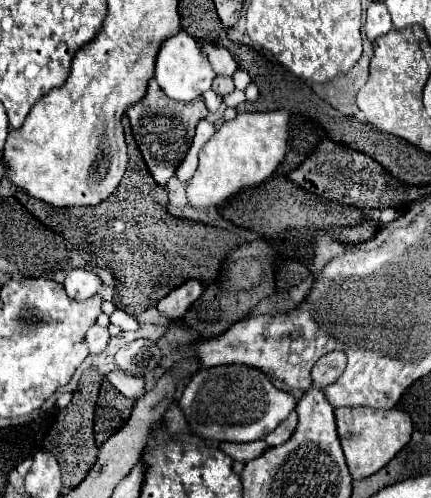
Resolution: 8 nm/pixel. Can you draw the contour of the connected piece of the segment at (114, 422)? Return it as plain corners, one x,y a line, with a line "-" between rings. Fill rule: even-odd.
106,379
102,381
98,405
96,405
96,417
94,417
94,433
96,439
108,439
114,435
130,417
134,399
126,399
120,391
116,391

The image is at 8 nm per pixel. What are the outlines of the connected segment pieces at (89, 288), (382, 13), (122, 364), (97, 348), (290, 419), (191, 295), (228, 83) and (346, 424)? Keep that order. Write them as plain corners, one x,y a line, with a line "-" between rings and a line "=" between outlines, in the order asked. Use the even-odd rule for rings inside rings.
72,269
70,273
66,273
66,279
62,285
68,291
68,295
72,295
72,299
82,301
82,299
88,299
100,291
102,279
98,275
94,275
92,271
=
370,3
366,9
366,25
364,25
366,37
370,41
374,41
380,35
386,35
390,29
392,29
392,19
390,19
386,5
384,3
=
144,337
124,345
114,355
116,365
126,375
132,375
132,377
146,377
150,371
154,371
158,367
160,359
162,359
160,347
154,341
144,339
=
92,325
92,327
88,329
88,333
86,333
86,345
88,345
88,349
90,349
92,355
94,355
94,353
102,353
102,351
106,349
108,339
110,339
108,329
104,329
104,327
100,327
100,325
=
292,411
270,435
266,435
266,443
270,445
270,447
274,447
274,445
282,445
282,443
286,443
288,439
290,439
290,435
294,433
294,429
296,429
296,423
298,423
298,415
296,415
296,411
=
186,281
184,285
180,285
178,289
174,289
164,299
158,301
158,311
166,315
170,321
182,319
190,305
202,295
202,291
204,287
200,281
=
216,77
214,79
214,87
212,87
218,95
228,95
228,93
232,93
234,91
234,83
232,83
232,79
224,79
224,77
=
338,407
334,411
342,451
348,461
350,475
364,479
380,471
412,437
412,419
398,409
368,409
368,407

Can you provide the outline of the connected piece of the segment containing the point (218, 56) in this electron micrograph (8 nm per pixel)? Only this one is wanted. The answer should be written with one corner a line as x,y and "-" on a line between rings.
210,43
202,45
202,49
204,49
204,53
208,55
208,59
210,59
210,63
212,63
214,71
216,71
218,75
232,77
232,75
236,73
236,69
238,69
238,63
232,59
232,55
230,55
228,51
224,51
222,47
210,45

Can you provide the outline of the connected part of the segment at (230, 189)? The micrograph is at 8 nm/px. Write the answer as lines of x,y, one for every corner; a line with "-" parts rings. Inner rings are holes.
288,111
242,113
226,121
200,151
200,165
186,185
188,205
196,211
224,205
244,187
254,187
266,181
280,161
288,145

